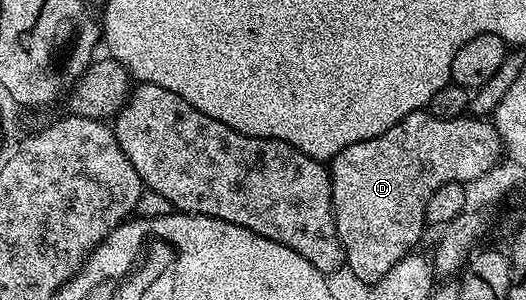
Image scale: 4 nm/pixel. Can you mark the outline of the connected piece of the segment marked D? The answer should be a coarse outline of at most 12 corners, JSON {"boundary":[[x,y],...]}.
{"boundary":[[404,116],[330,159],[345,269],[417,247],[440,184],[497,165],[482,116]]}

